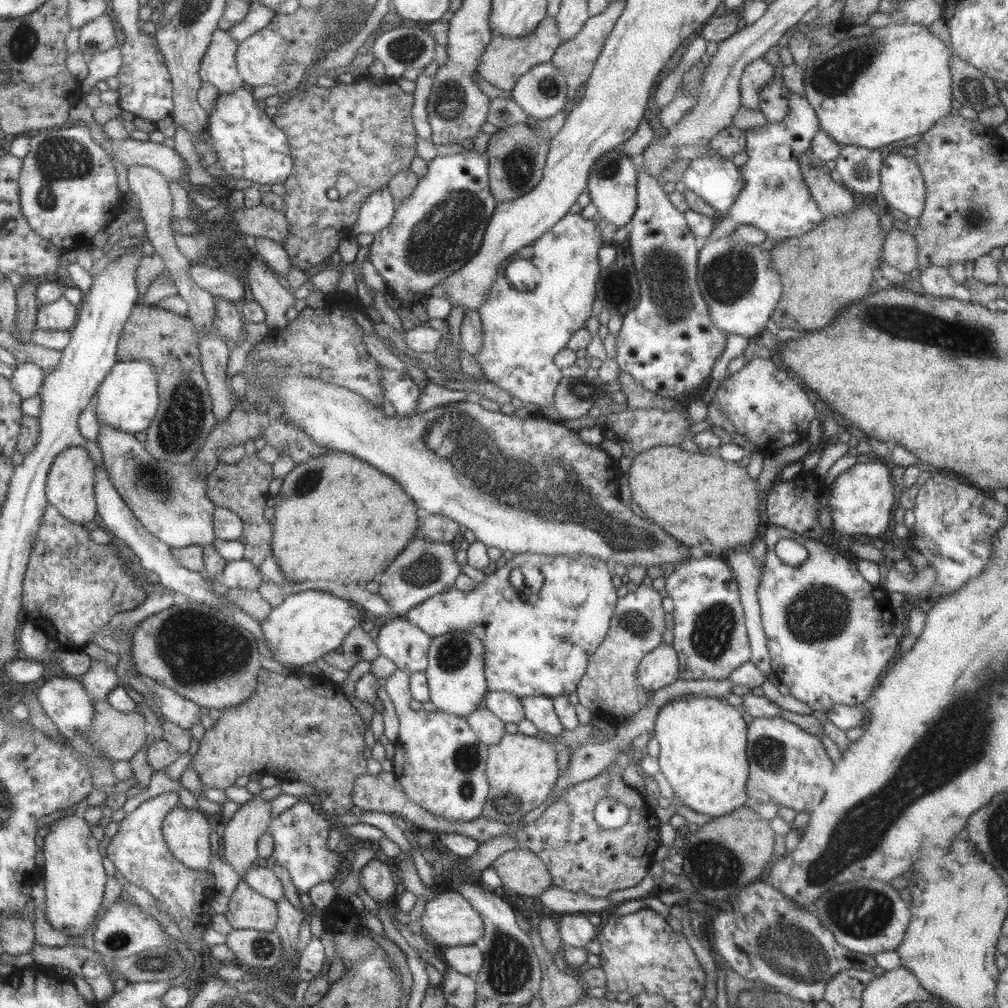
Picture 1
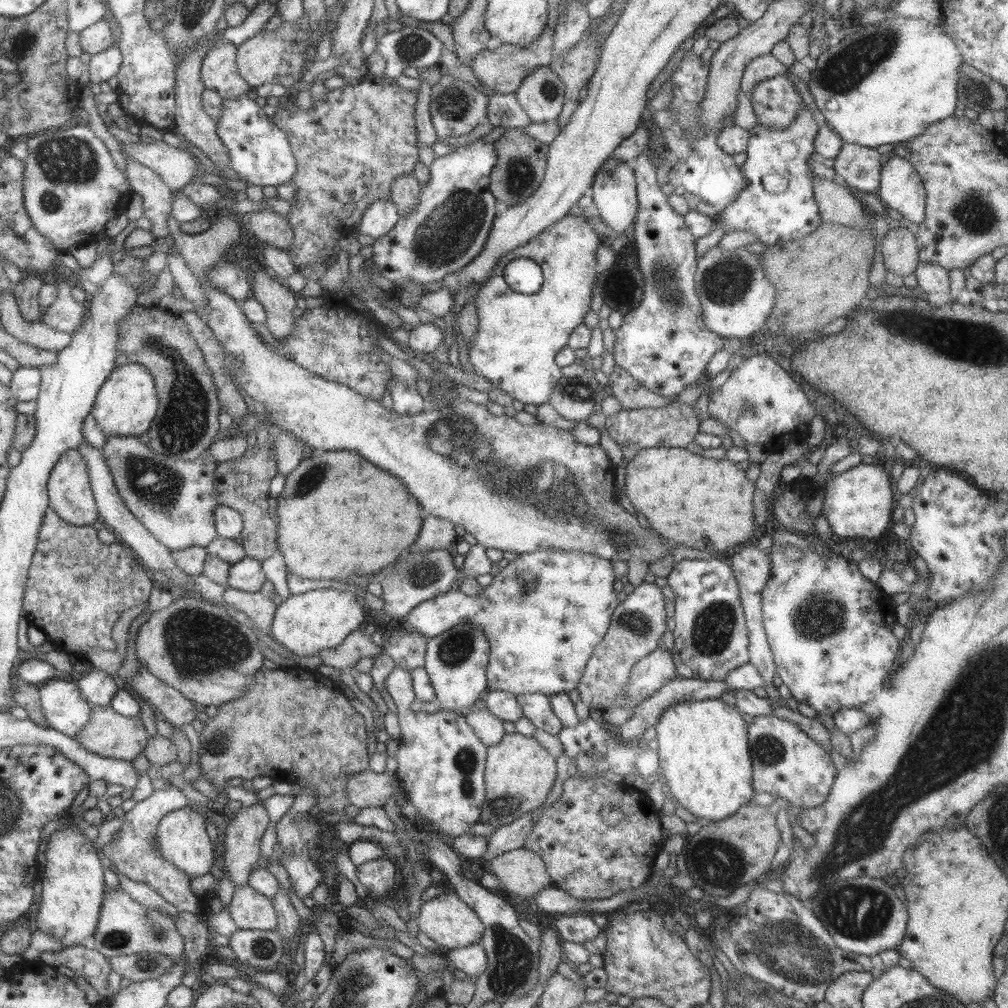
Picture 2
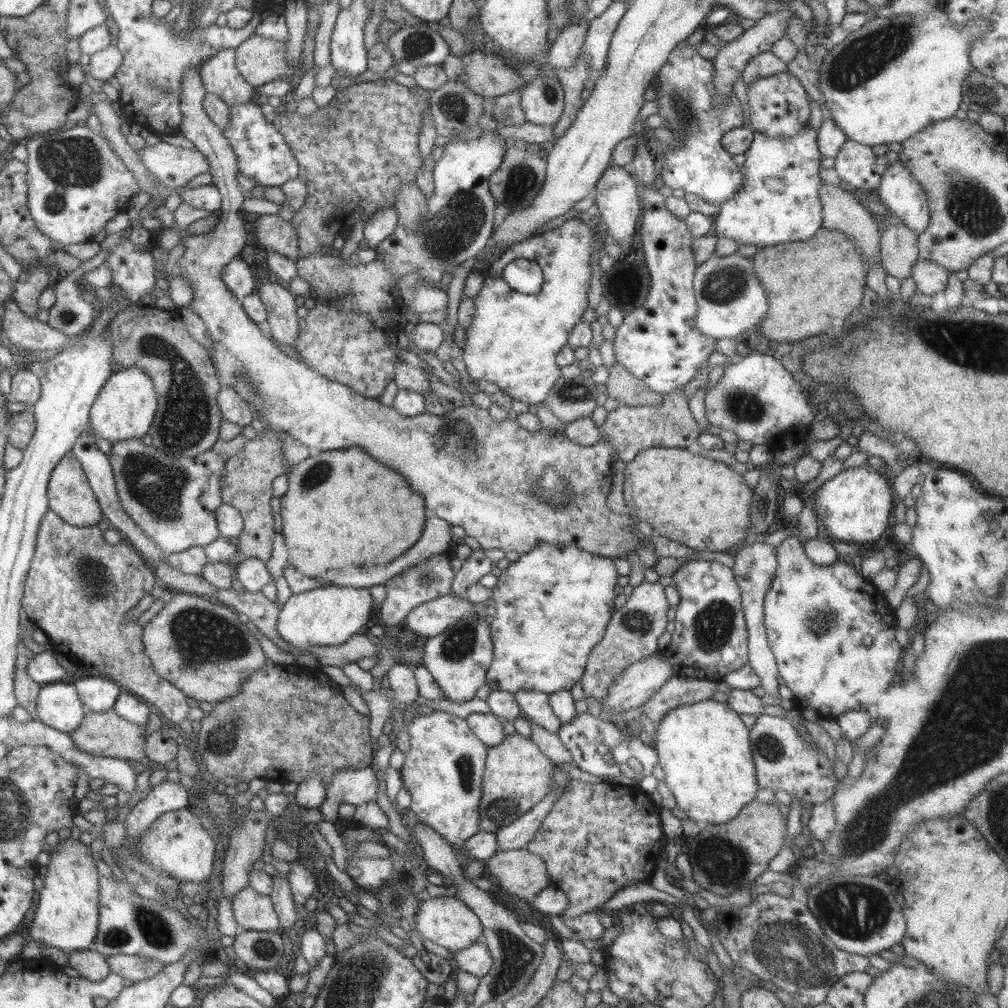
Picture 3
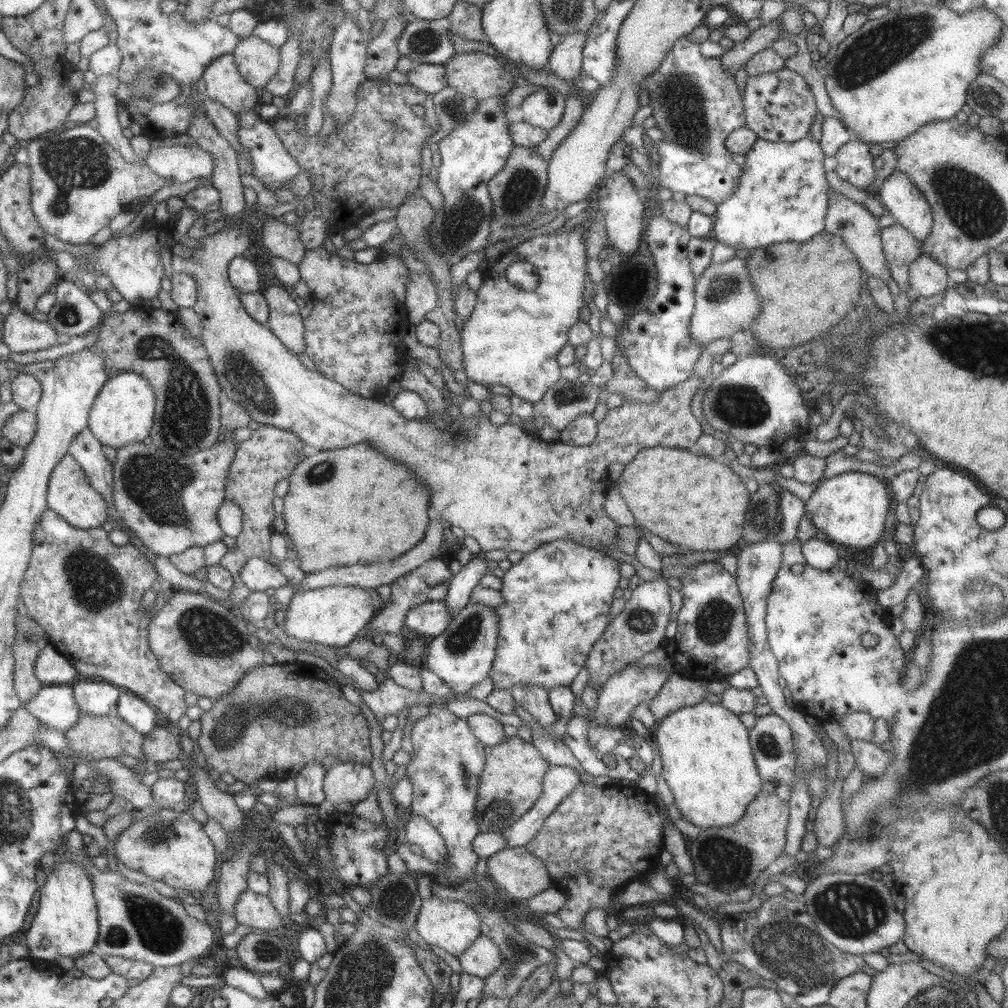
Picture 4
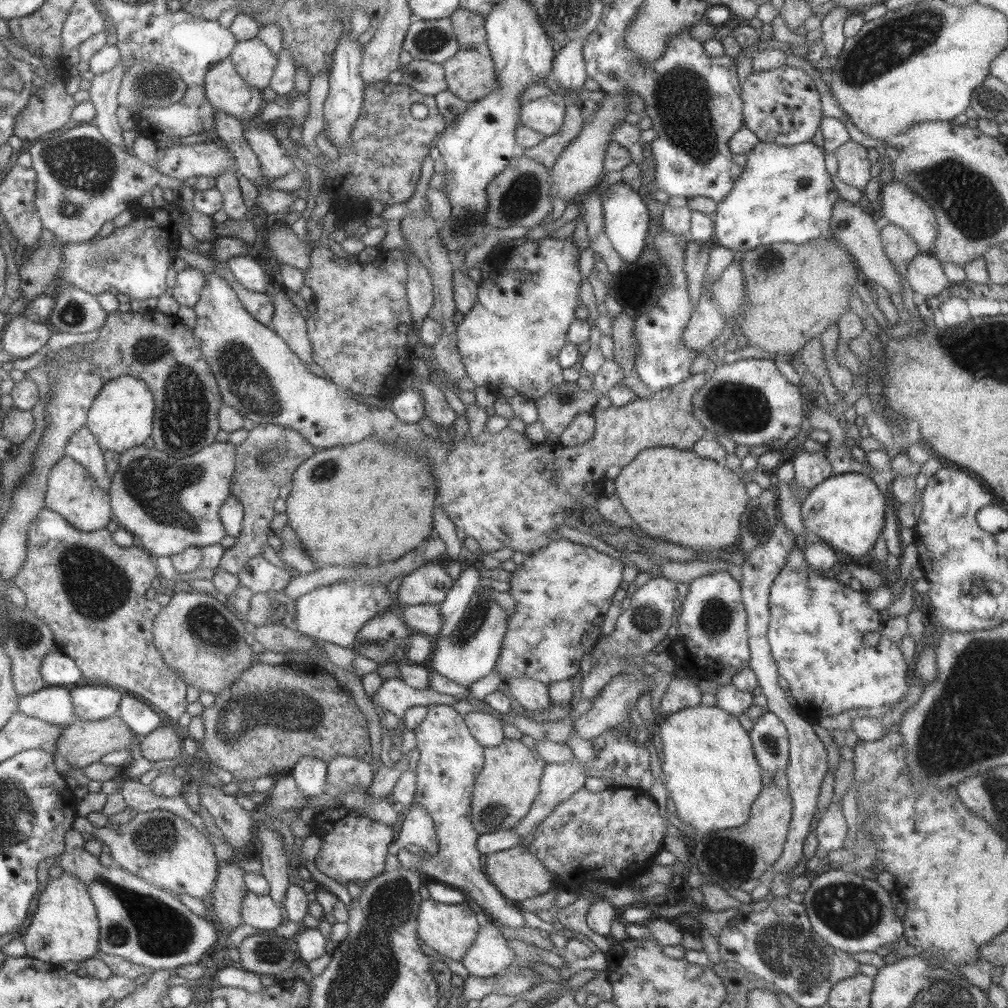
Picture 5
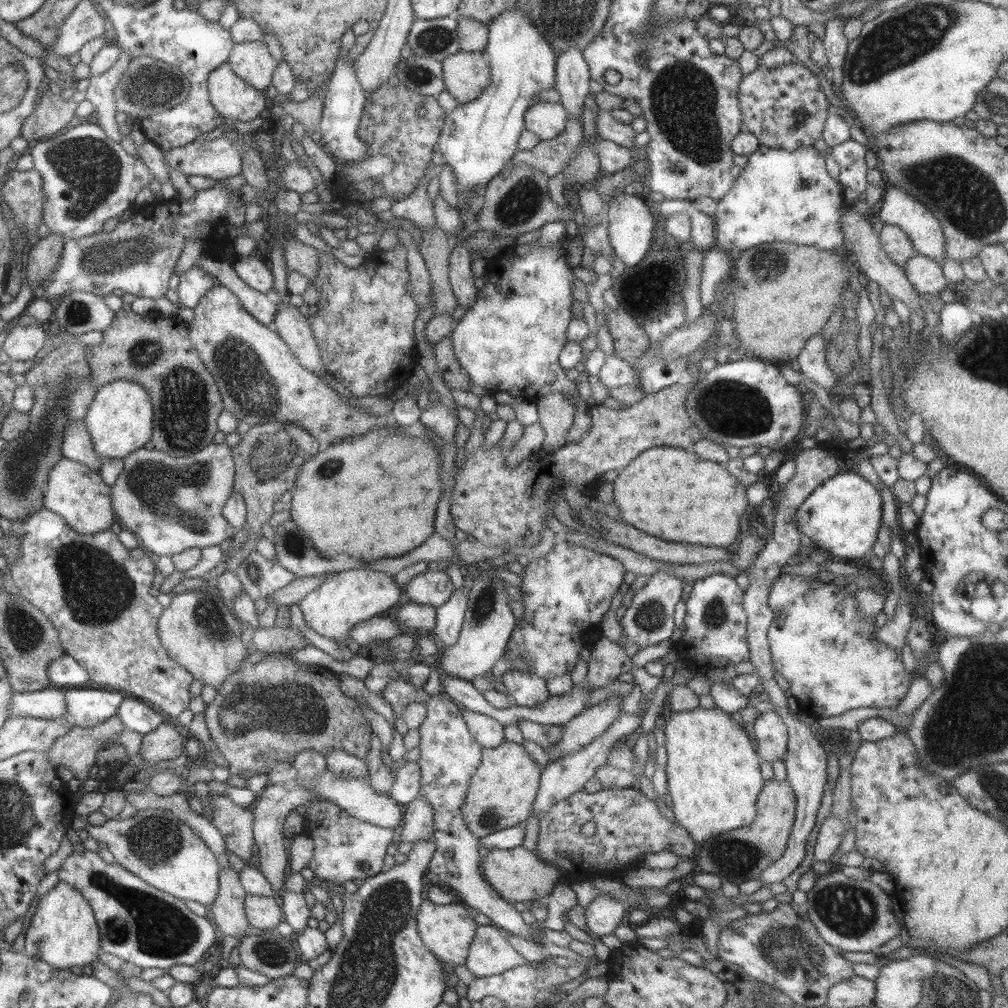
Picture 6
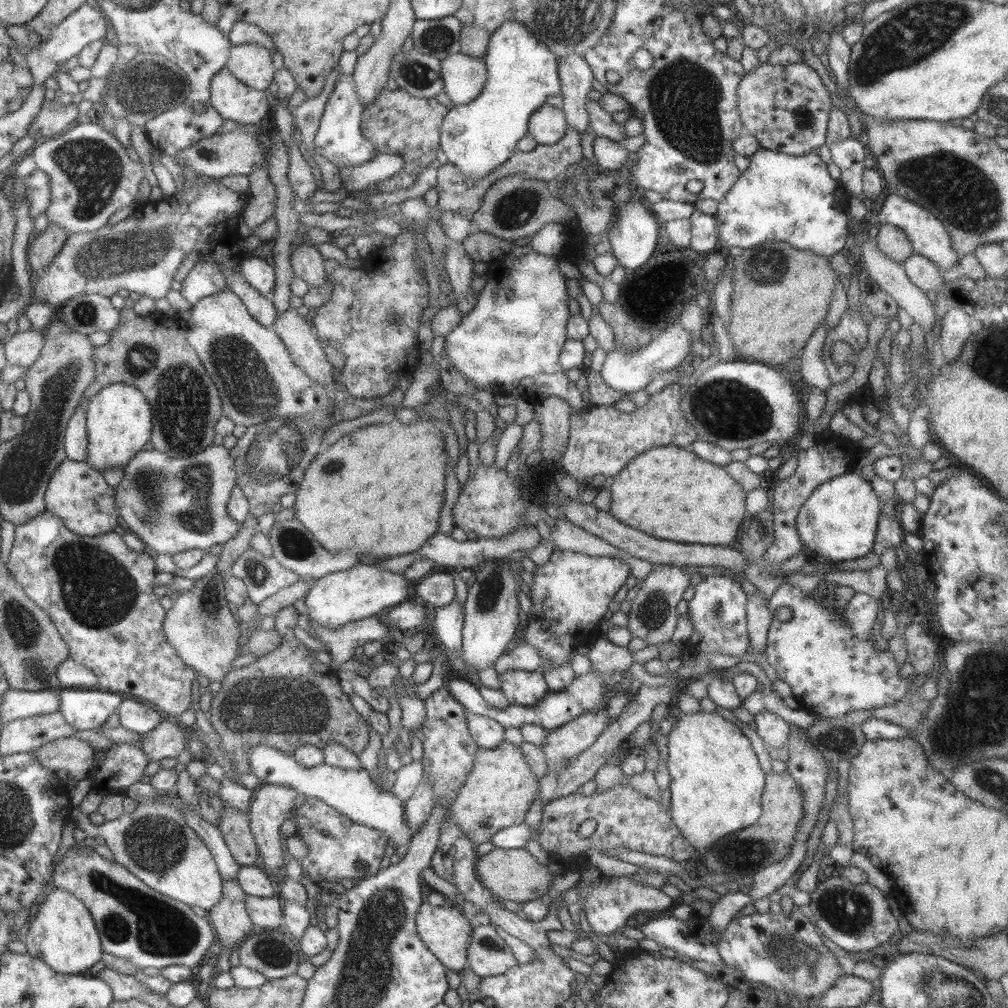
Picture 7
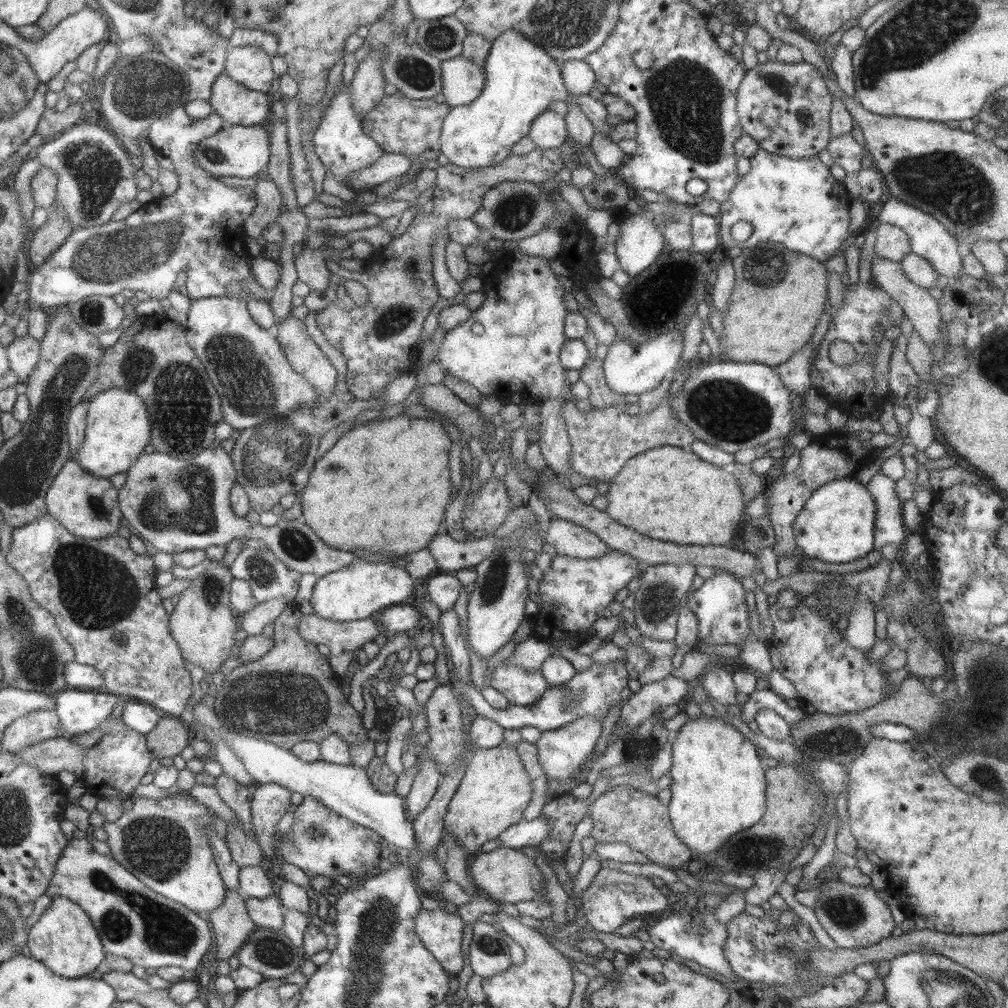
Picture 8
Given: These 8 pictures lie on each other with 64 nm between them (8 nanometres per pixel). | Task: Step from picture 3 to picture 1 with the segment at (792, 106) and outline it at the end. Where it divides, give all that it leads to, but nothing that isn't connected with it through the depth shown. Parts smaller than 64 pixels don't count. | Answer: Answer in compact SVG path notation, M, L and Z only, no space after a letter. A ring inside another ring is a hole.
M771 79L759 89L758 111L763 114L767 123L781 122L789 112L789 92L783 79Z

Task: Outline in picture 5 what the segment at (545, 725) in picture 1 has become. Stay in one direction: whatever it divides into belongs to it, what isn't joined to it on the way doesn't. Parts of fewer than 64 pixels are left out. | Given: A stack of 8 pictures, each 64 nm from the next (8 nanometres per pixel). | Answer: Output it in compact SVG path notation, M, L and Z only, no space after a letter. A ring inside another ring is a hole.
M529 677L507 679L511 696L525 711L545 711L549 707L548 686Z

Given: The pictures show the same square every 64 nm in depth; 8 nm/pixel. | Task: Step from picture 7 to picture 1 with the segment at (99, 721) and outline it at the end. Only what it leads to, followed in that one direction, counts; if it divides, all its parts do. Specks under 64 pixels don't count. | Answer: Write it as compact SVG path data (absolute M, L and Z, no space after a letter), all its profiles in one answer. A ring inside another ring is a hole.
M93 660L87 672L82 674L81 686L93 700L105 700L105 696L120 684L114 670L105 661Z

